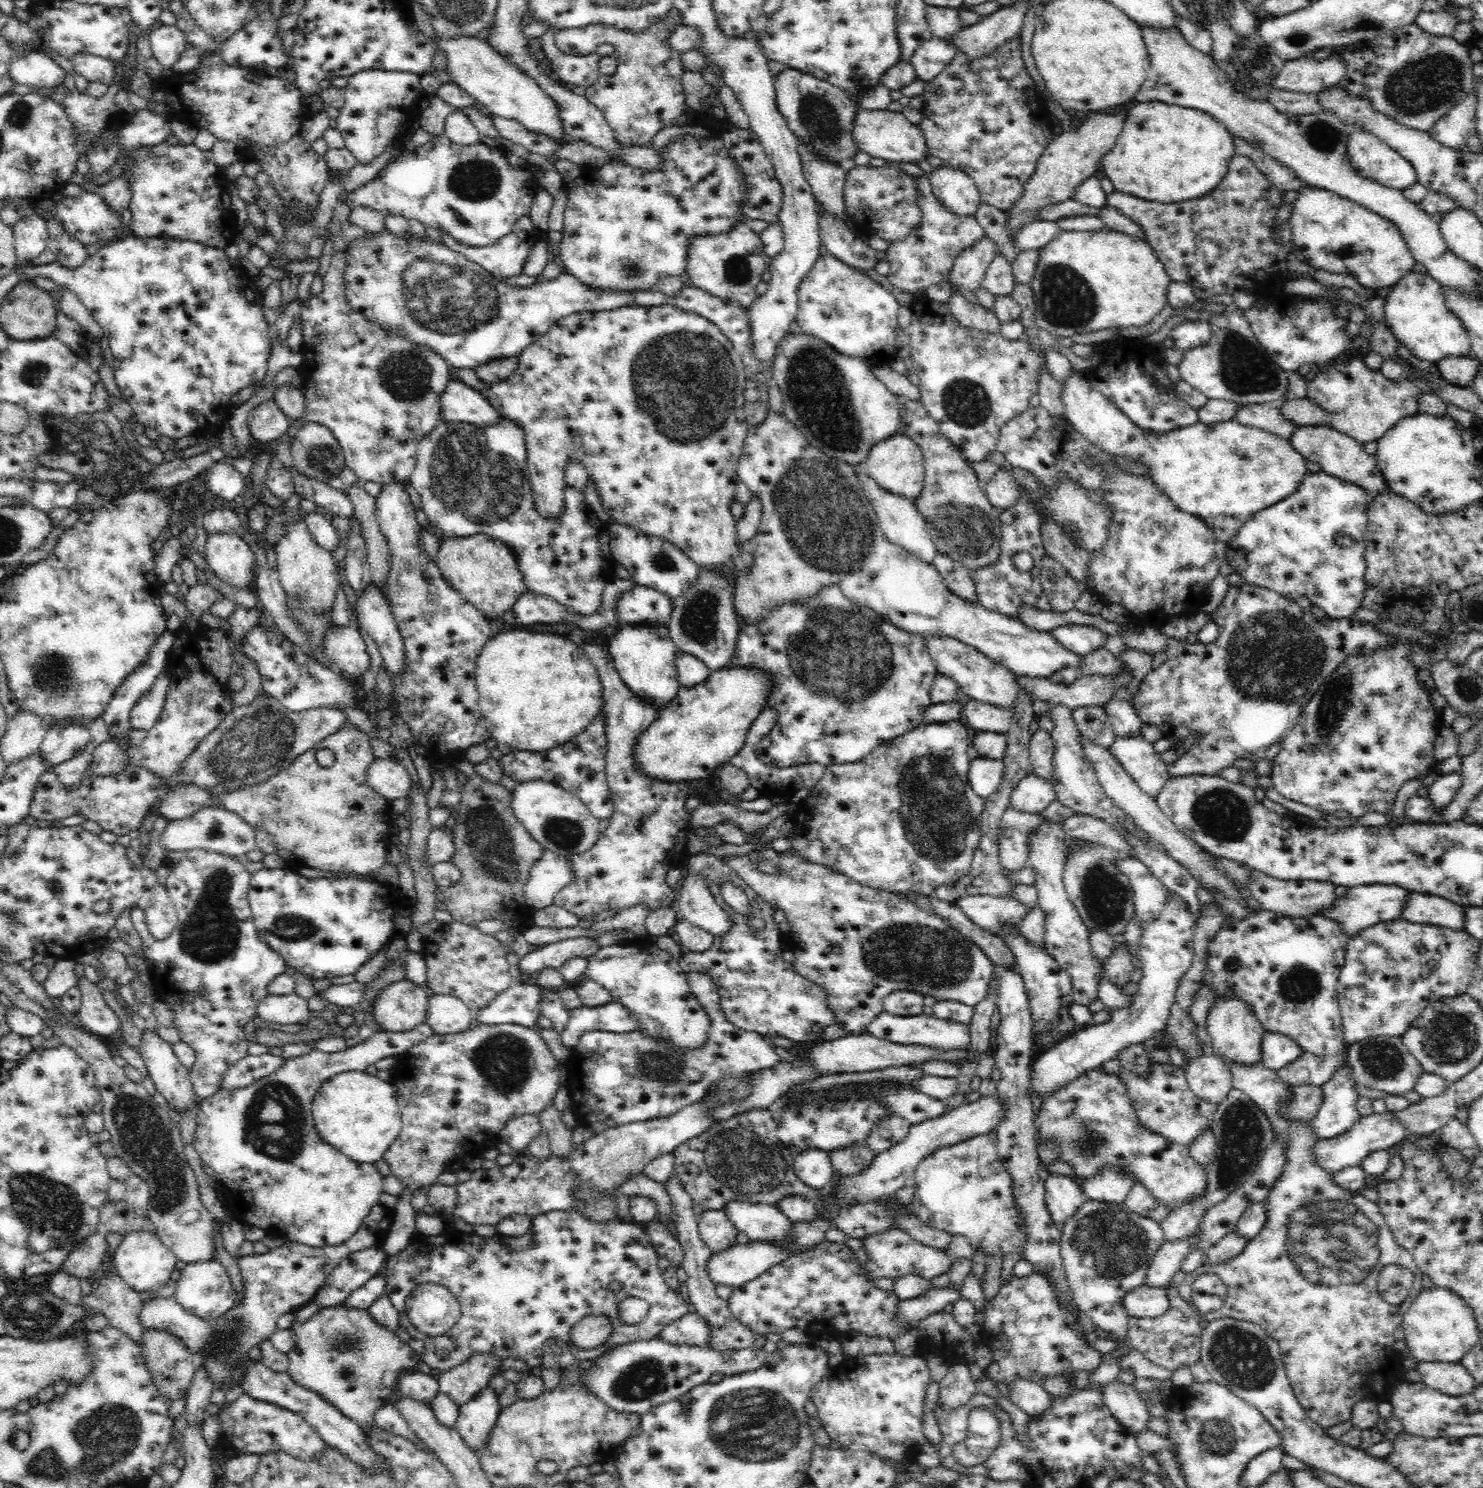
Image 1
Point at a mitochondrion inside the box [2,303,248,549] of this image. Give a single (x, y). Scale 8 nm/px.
(34, 374)

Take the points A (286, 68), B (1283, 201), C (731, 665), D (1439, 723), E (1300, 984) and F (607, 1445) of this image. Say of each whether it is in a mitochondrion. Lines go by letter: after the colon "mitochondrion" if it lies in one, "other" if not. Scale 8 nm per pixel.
A: other
B: other
C: other
D: other
E: mitochondrion
F: other

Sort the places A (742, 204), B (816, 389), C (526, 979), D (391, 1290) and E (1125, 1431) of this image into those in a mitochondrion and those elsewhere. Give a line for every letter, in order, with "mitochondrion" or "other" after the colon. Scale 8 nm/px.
A: other
B: mitochondrion
C: other
D: other
E: other

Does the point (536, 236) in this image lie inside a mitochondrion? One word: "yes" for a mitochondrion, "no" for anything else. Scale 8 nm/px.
no

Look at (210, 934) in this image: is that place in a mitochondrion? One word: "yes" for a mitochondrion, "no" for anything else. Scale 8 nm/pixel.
yes

